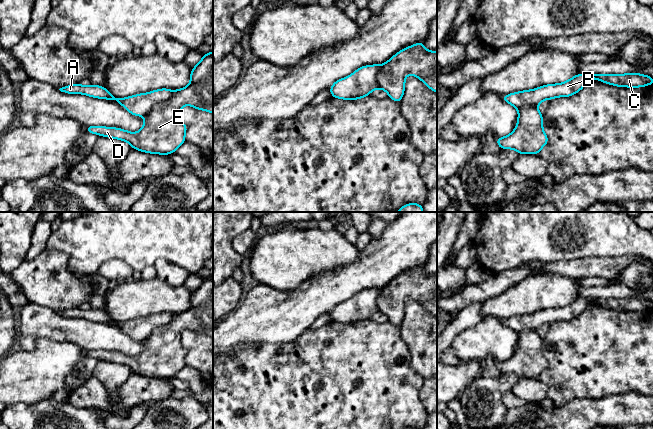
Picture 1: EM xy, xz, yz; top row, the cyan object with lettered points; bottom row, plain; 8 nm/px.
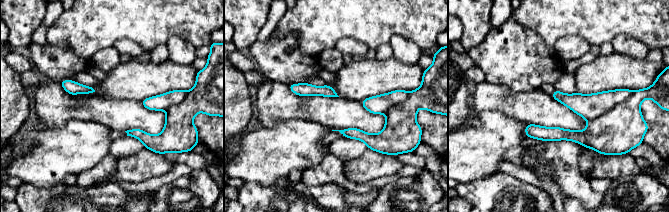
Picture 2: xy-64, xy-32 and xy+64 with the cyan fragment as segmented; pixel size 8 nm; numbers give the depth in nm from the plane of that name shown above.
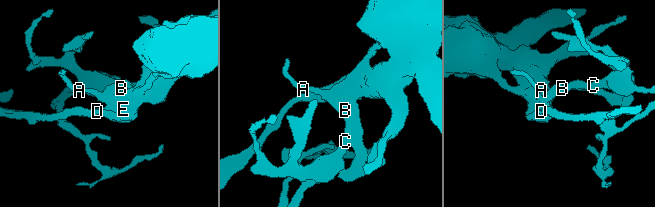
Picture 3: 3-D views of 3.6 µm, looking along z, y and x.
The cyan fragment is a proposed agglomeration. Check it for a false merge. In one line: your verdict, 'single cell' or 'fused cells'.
fused cells

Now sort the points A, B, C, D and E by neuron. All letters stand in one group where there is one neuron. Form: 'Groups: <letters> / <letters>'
Groups: A B C / D E

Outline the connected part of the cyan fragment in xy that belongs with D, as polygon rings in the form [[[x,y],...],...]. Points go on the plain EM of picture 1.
[[[213,275],[203,278],[201,285],[192,292],[189,309],[173,315],[169,324],[155,329],[144,340],[143,351],[138,356],[133,357],[121,352],[105,350],[86,350],[86,356],[126,365],[133,373],[145,377],[172,378],[186,365],[187,350],[181,344],[181,332],[184,329],[213,338]]]

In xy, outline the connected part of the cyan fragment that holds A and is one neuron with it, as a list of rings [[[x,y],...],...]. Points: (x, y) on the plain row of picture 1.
[[[80,307],[64,310],[59,314],[68,318],[84,318],[93,322],[116,325],[134,340],[145,340],[155,329],[169,324],[173,318],[172,314],[162,312],[126,322],[116,322],[105,311],[92,308],[83,310]]]

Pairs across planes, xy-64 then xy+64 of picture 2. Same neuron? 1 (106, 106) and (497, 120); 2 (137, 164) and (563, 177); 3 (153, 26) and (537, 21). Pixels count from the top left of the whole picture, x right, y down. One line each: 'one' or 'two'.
1: two
2: two
3: one

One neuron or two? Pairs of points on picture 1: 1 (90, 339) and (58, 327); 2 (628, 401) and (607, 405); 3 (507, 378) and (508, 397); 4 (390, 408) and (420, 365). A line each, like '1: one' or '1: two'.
1: one
2: one
3: two
4: two

